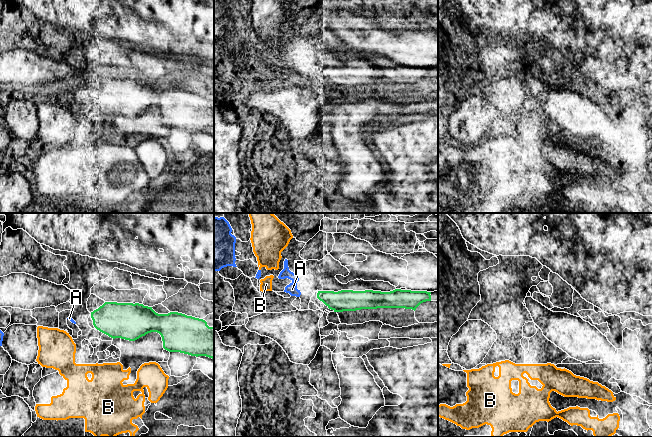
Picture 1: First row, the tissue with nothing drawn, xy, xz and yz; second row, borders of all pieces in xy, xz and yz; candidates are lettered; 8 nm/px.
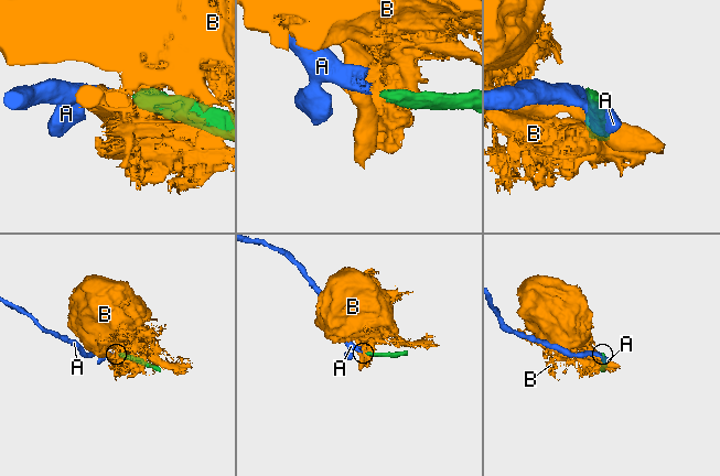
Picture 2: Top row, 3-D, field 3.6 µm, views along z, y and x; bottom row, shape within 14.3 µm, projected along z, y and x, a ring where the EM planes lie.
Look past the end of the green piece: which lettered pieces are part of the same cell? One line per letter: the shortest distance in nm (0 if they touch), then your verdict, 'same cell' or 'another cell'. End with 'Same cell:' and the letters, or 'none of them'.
A: gap 130 nm; same cell
B: gap 130 nm; another cell
Same cell: A

